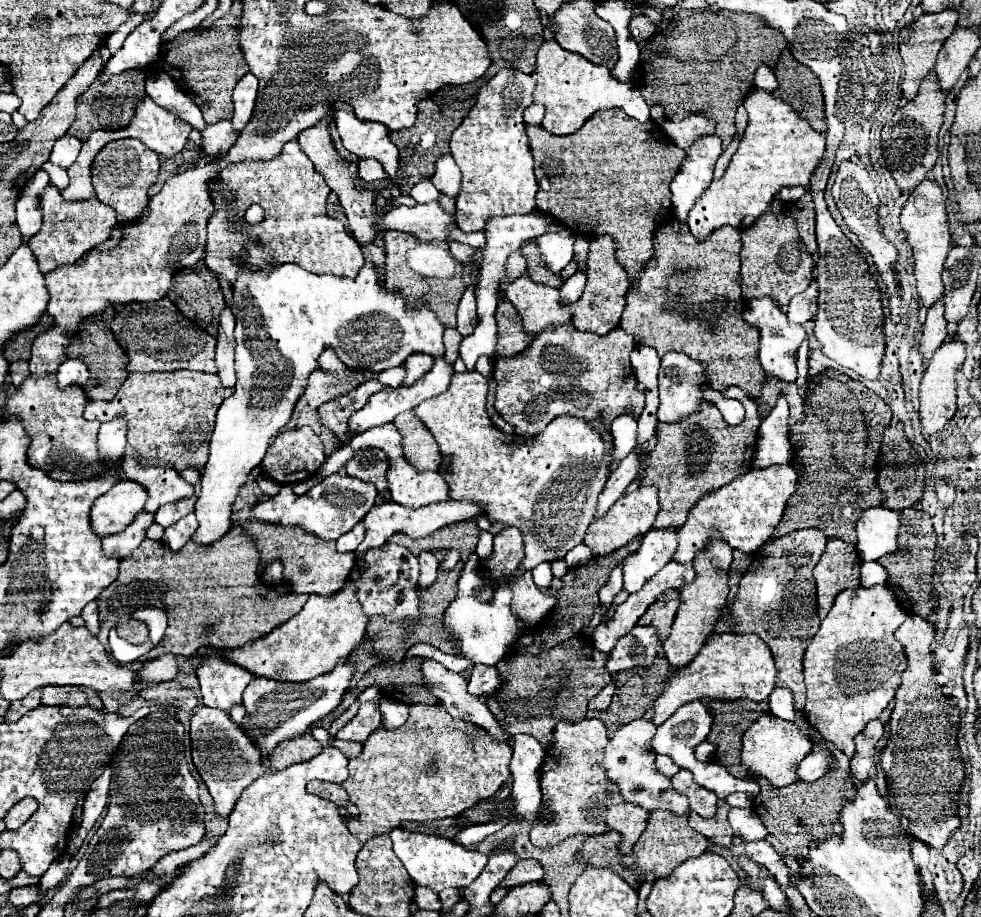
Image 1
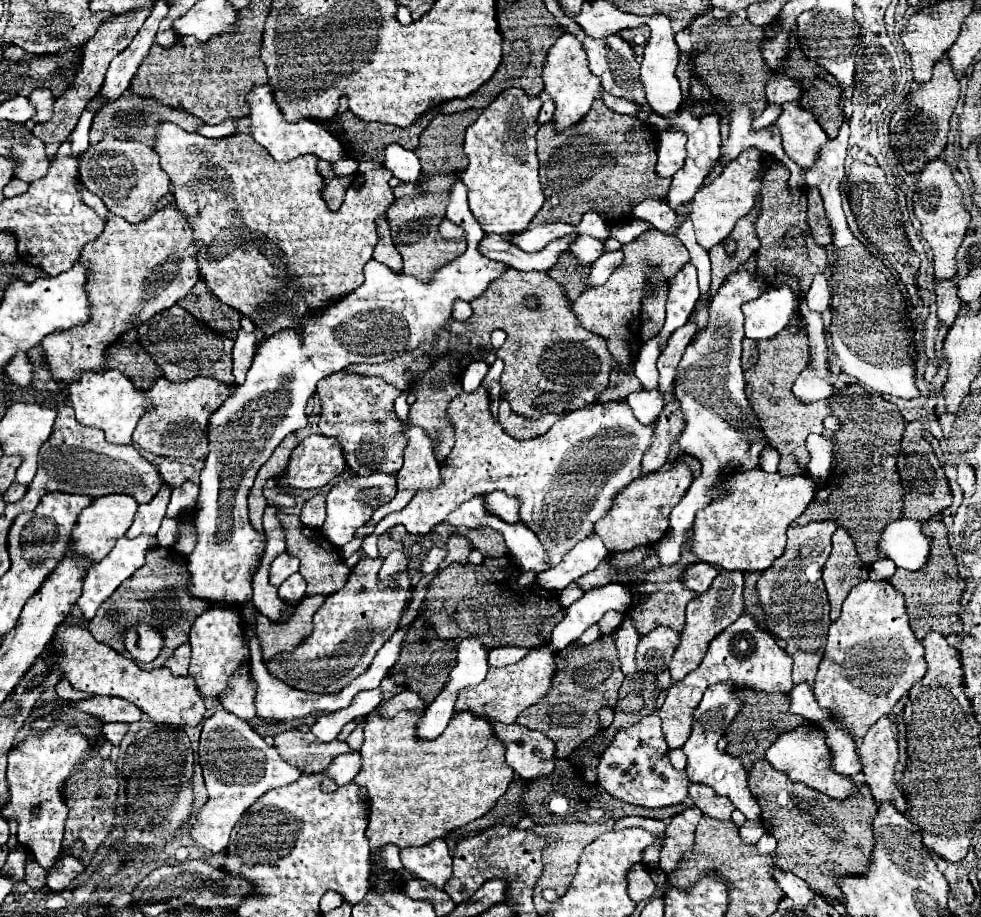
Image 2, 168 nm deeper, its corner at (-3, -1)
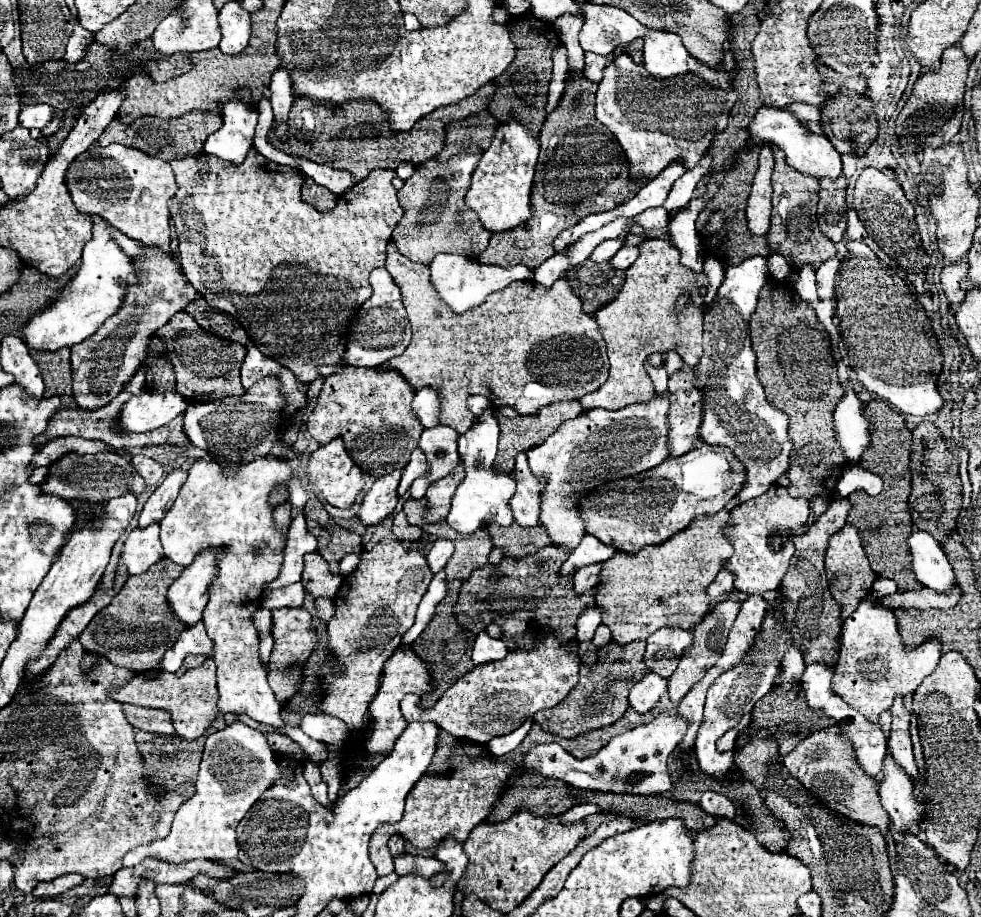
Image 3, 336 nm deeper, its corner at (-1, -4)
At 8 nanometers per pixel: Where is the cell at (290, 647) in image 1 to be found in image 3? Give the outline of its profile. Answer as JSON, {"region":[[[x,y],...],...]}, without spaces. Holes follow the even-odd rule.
{"region":[[[386,538],[362,554],[356,574],[344,578],[334,598],[334,616],[328,622],[328,648],[332,662],[322,664],[324,678],[310,700],[330,716],[348,724],[352,732],[364,732],[368,704],[378,692],[382,664],[394,654],[402,634],[414,624],[416,608],[428,590],[432,572],[424,554],[408,552],[398,540]]]}

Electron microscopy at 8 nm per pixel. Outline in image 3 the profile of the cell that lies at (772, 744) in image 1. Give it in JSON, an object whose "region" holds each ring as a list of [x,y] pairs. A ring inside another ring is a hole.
{"region":[[[830,726],[806,736],[806,740],[802,740],[790,754],[784,756],[784,766],[788,768],[788,772],[792,772],[792,776],[798,776],[804,788],[808,788],[820,802],[824,802],[832,810],[856,822],[878,826],[882,834],[888,832],[890,818],[880,804],[876,780],[862,772],[850,740],[844,740],[840,736],[838,726]]]}

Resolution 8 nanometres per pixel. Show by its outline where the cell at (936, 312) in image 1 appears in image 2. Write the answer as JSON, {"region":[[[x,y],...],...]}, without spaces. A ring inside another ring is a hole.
{"region":[[[956,279],[940,281],[936,287],[936,303],[938,303],[938,319],[946,323],[948,327],[954,323],[958,311],[960,311],[960,299],[956,295],[958,285]]]}

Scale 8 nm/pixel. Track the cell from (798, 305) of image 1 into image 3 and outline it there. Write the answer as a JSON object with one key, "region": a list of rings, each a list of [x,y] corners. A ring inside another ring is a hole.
{"region":[[[830,258],[826,260],[818,270],[816,270],[816,284],[818,284],[818,298],[820,300],[834,300],[836,298],[836,274],[840,268],[840,258]]]}

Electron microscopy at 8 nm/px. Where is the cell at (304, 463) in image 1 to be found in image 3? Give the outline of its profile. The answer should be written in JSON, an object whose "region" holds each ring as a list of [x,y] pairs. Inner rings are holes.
{"region":[[[334,438],[332,442],[328,442],[328,444],[324,444],[324,446],[320,446],[318,450],[314,450],[314,452],[308,454],[306,478],[308,478],[308,482],[310,482],[314,488],[318,488],[318,492],[324,494],[324,498],[326,498],[328,504],[338,506],[338,508],[348,508],[348,506],[356,500],[358,492],[360,492],[362,486],[364,486],[364,474],[362,474],[362,470],[350,460],[350,456],[346,454],[346,448],[344,448],[344,444],[342,444],[340,438]]]}

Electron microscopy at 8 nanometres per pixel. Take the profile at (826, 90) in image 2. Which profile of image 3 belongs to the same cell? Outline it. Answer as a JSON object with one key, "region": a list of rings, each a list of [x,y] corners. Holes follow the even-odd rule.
{"region":[[[838,92],[836,96],[830,96],[826,104],[822,104],[820,110],[820,126],[822,134],[832,142],[832,146],[844,154],[844,152],[856,152],[864,154],[864,150],[870,146],[870,142],[876,138],[876,116],[870,112],[872,102],[856,92]]]}

